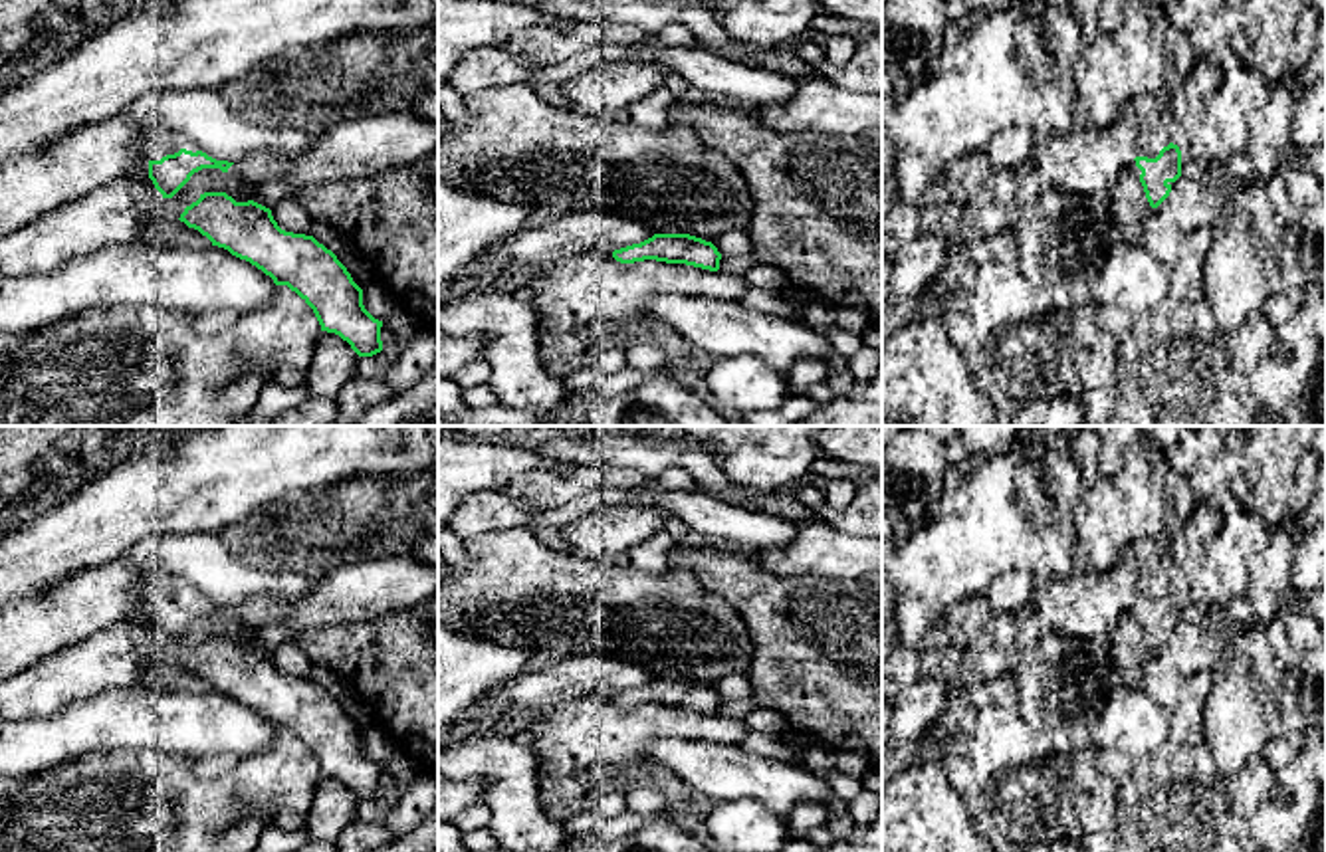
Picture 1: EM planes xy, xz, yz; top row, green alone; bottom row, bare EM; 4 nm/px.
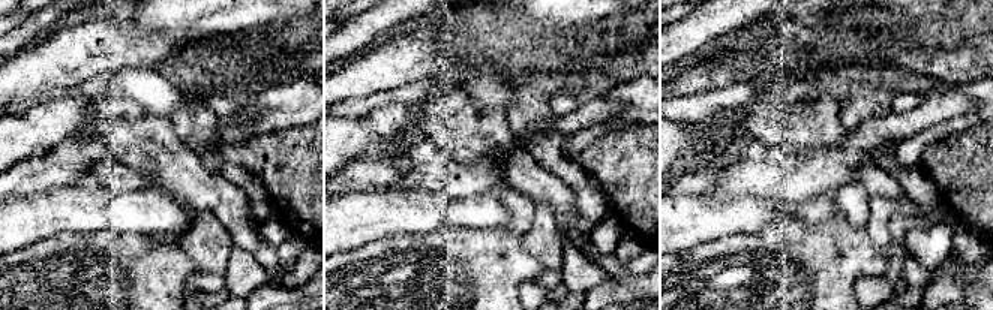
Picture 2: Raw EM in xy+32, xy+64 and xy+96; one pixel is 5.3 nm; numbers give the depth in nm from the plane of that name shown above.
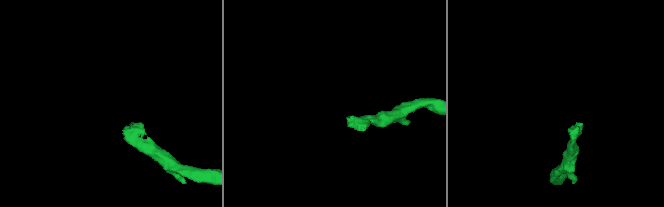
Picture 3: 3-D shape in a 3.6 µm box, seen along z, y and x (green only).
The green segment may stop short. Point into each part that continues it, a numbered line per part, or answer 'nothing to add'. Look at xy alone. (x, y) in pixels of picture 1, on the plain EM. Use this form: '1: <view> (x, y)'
1: xy (159, 585)

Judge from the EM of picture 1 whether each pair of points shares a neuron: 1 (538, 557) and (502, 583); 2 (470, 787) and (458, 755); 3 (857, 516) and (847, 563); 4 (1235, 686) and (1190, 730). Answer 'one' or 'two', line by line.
1: one
2: two
3: two
4: two

